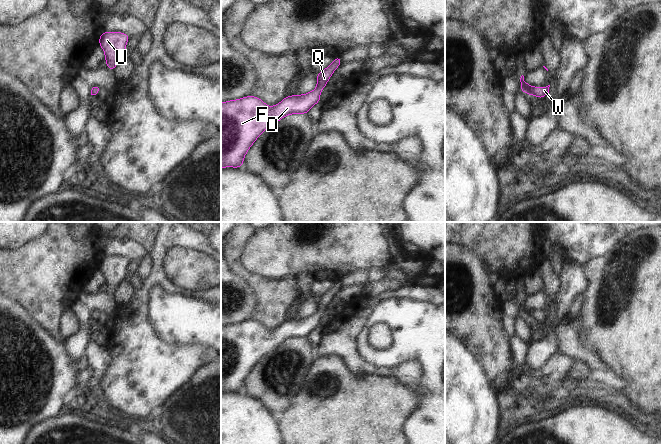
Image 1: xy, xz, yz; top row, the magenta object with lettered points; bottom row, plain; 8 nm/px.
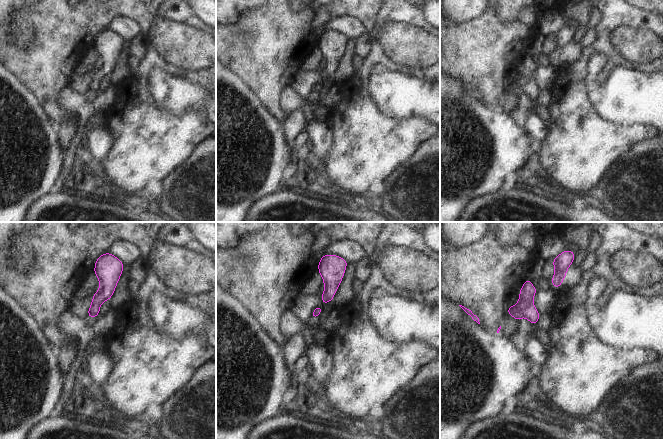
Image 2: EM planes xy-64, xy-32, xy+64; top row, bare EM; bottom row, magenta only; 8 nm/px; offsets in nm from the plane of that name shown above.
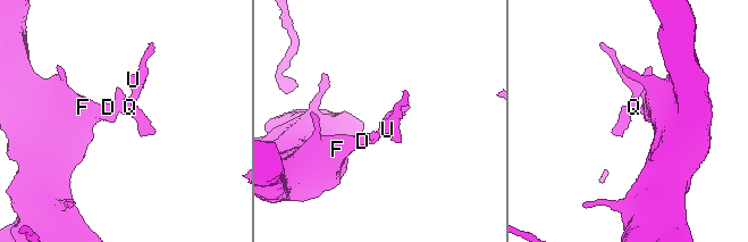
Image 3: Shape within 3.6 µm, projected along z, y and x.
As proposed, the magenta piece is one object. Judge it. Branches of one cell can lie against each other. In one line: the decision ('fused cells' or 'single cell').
single cell

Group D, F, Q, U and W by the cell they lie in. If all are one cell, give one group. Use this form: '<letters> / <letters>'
D F Q U W

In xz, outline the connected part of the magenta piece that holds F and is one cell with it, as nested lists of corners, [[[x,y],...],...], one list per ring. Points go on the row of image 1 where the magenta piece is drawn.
[[[340,56],[317,74],[317,88],[305,95],[288,96],[273,107],[267,106],[261,99],[247,96],[238,100],[221,103],[221,168],[243,166],[243,159],[251,145],[266,129],[289,114],[306,114],[310,108],[320,102],[320,92],[326,86],[333,72],[342,63]]]

